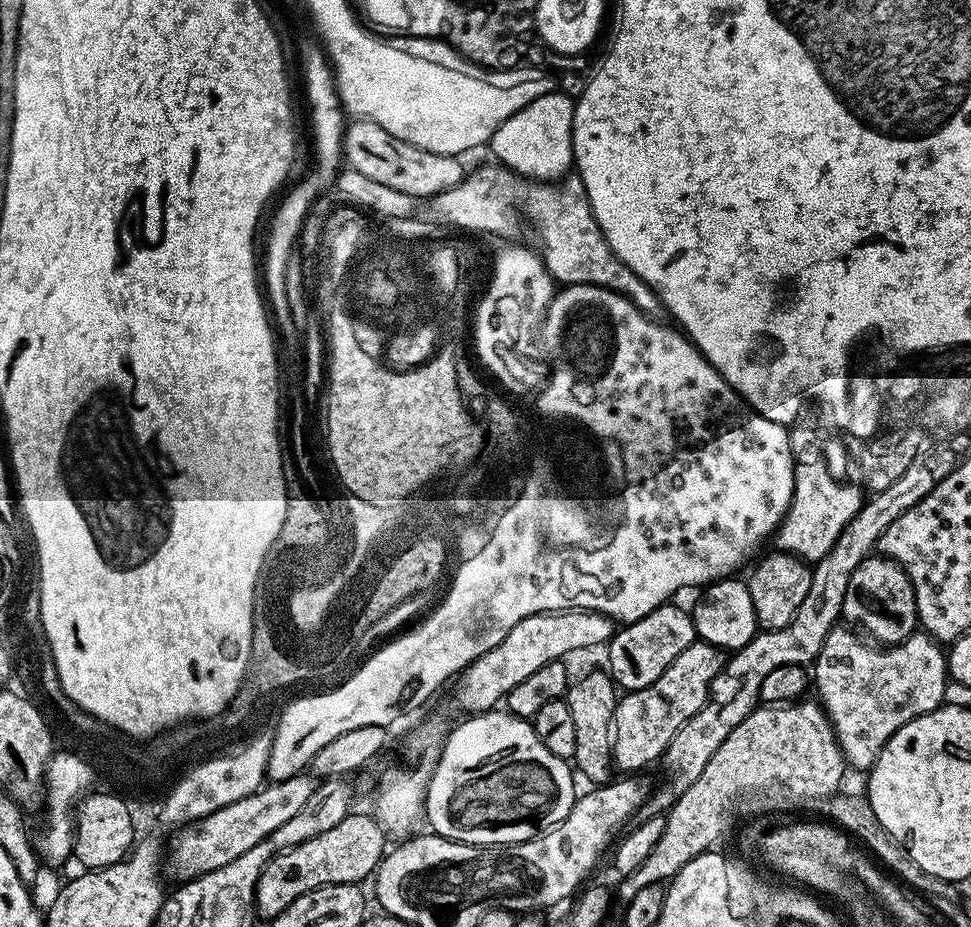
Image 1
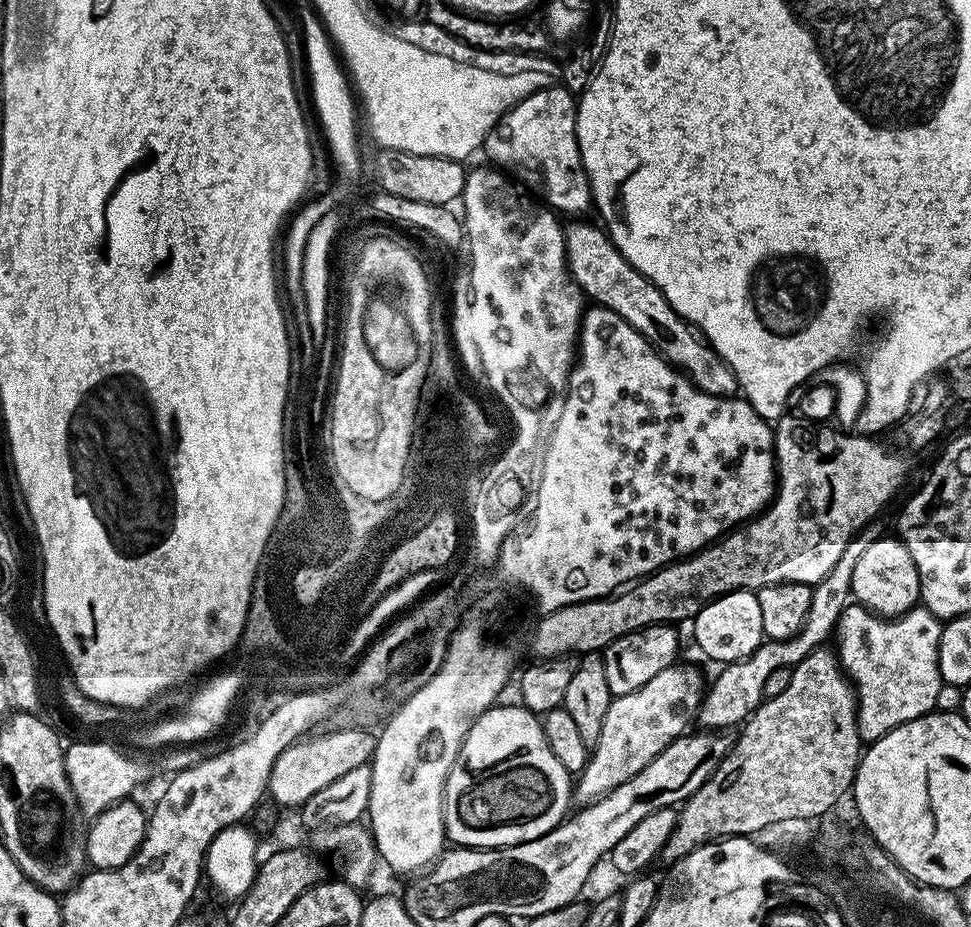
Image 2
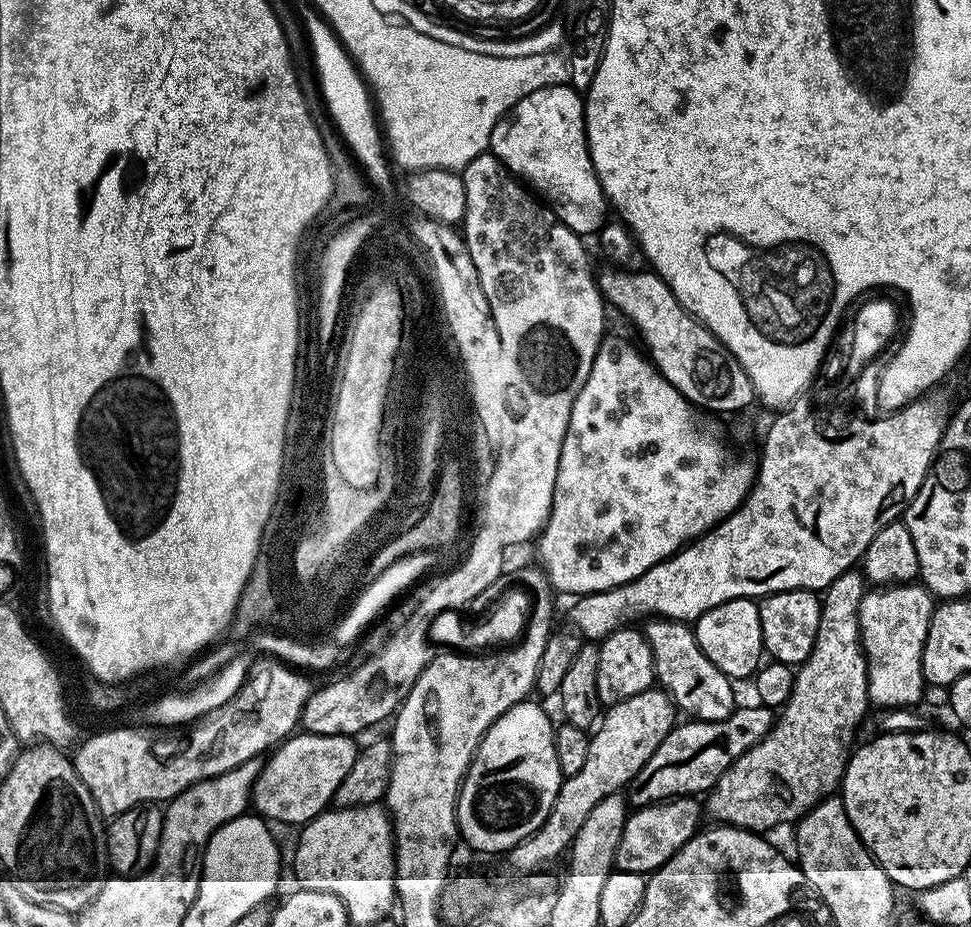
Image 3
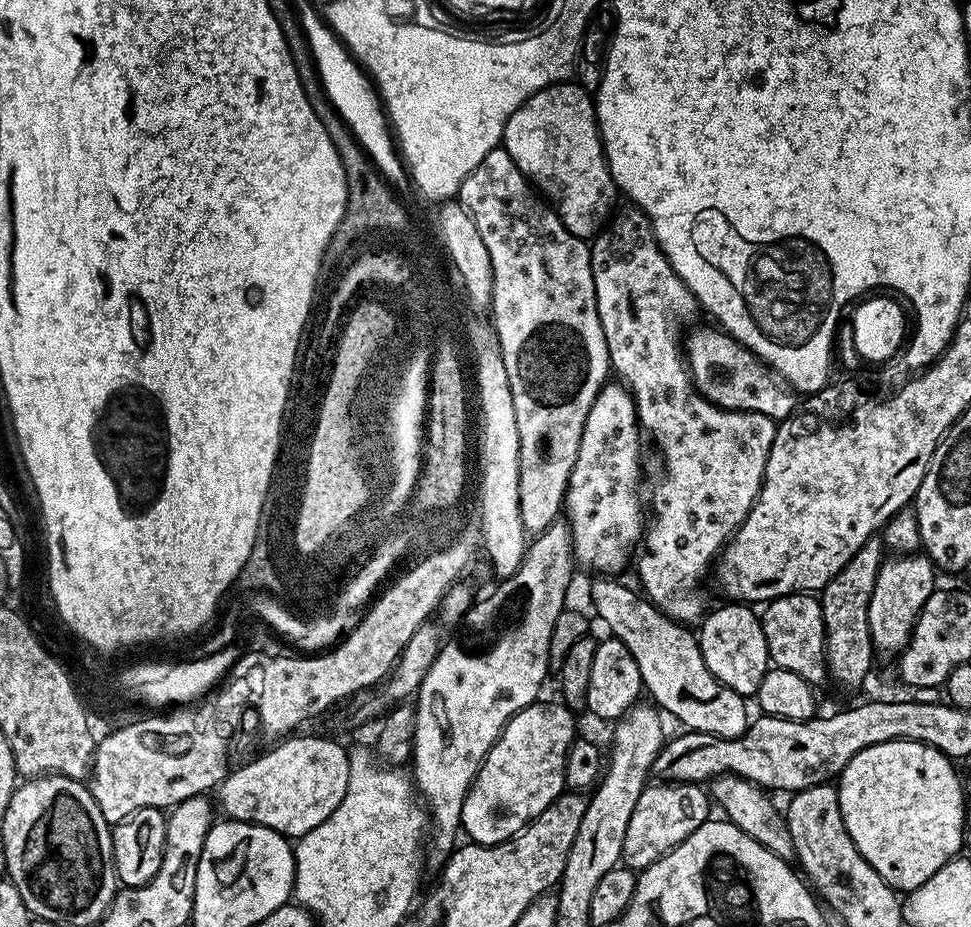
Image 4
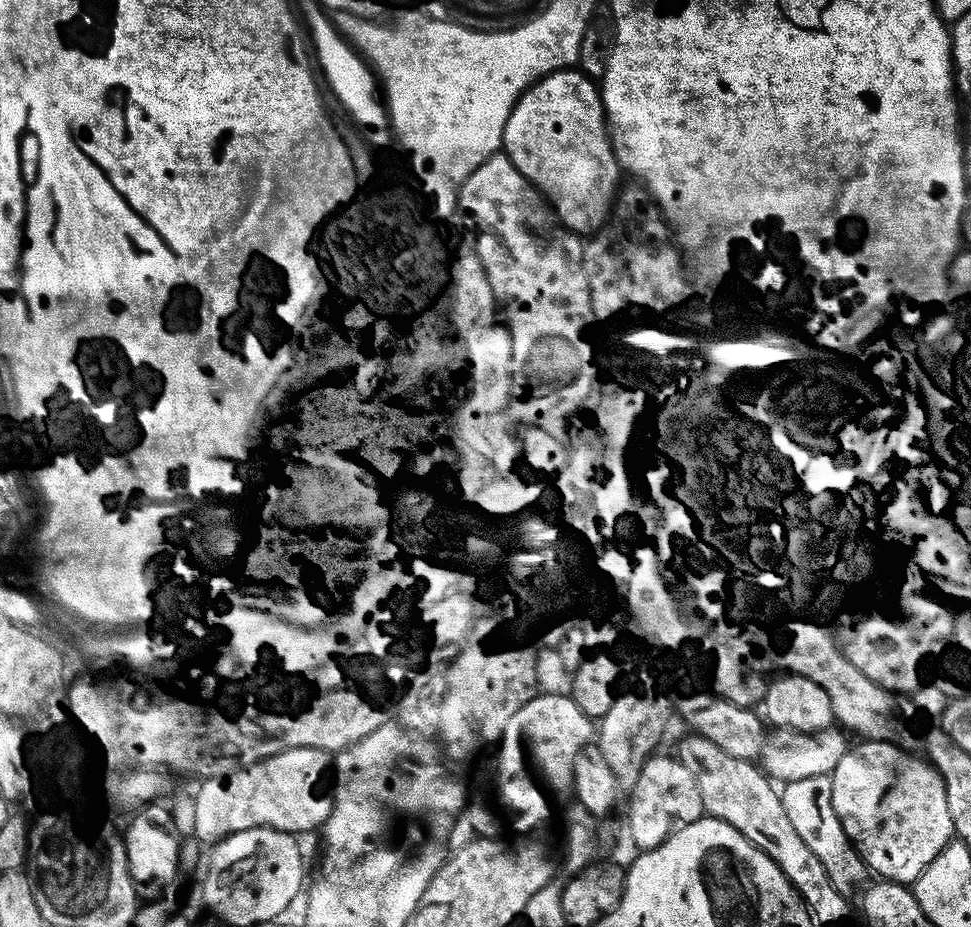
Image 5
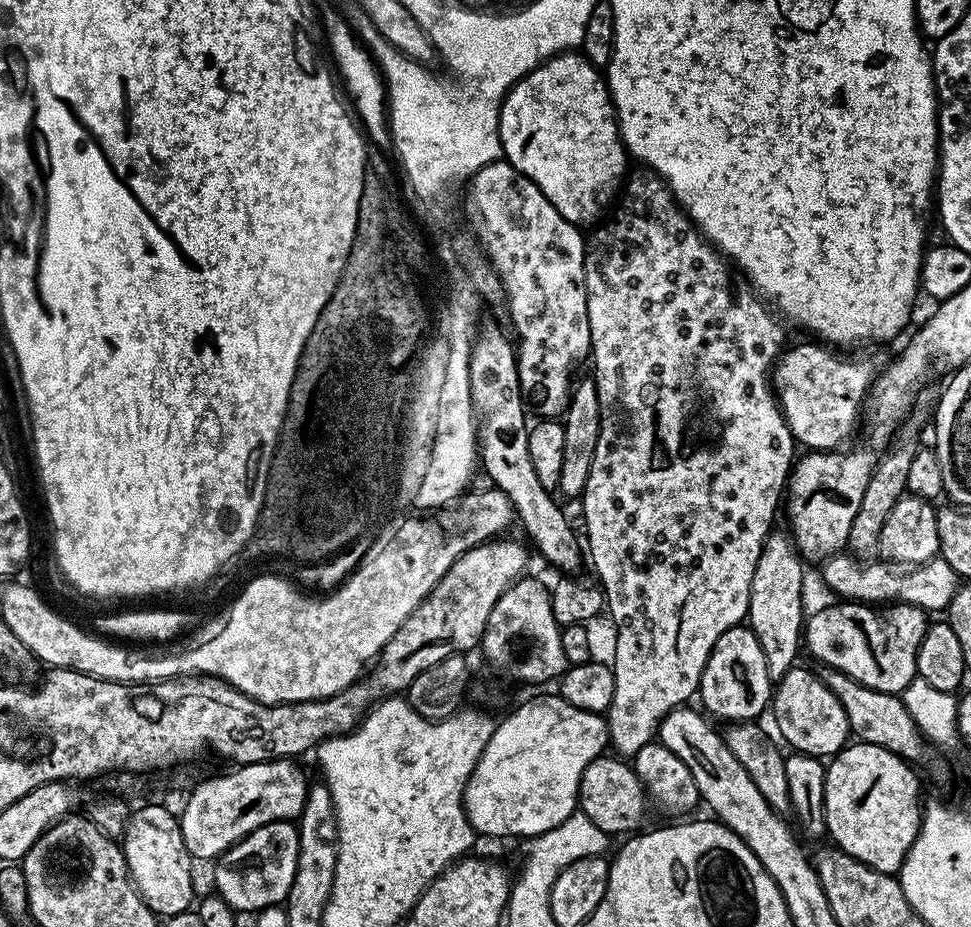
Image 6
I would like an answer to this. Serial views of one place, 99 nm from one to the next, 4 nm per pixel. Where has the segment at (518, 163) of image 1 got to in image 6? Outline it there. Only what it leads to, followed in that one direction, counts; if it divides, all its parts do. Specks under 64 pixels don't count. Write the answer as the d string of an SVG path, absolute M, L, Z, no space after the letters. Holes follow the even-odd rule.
M576 50L562 52L559 56L547 60L545 64L538 65L533 72L523 76L508 91L508 95L504 97L504 104L500 107L500 144L504 148L503 159L513 164L522 174L526 174L526 178L530 178L530 182L534 182L534 186L538 186L538 190L542 190L542 194L546 194L550 206L554 206L554 210L558 210L558 214L562 214L562 218L566 218L566 222L577 226L595 225L605 215L606 209L613 203L614 197L617 195L616 187L619 184L621 187L626 176L626 167L624 168L626 149L620 138L620 125L616 123L616 107L612 105L612 95L608 92L608 81L602 75L601 69L592 65L583 54Z

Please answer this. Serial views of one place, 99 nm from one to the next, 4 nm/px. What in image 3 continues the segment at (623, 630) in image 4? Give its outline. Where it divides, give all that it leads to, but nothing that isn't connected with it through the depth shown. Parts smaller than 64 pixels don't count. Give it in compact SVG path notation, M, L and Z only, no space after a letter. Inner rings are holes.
M652 618L643 625L644 637L650 642L654 654L654 670L659 687L668 693L673 704L685 717L693 720L709 720L716 724L724 720L731 712L736 711L738 701L733 681L702 650L696 641L695 631L687 623L679 620Z

